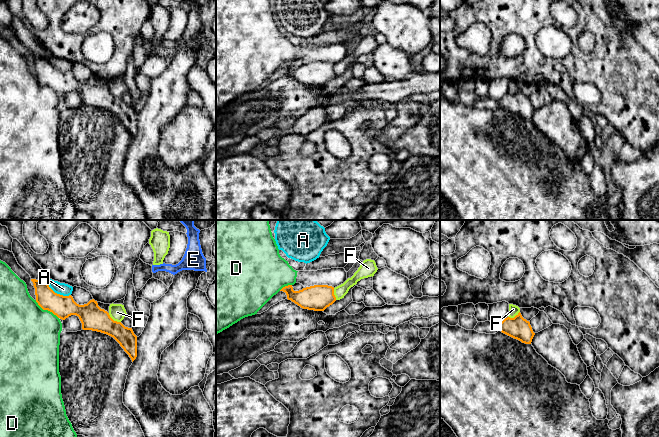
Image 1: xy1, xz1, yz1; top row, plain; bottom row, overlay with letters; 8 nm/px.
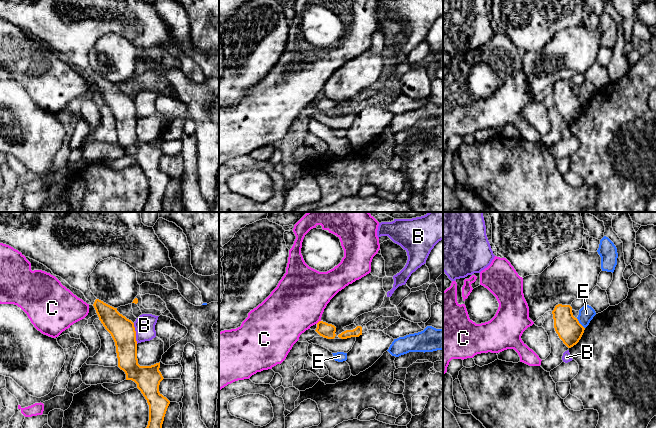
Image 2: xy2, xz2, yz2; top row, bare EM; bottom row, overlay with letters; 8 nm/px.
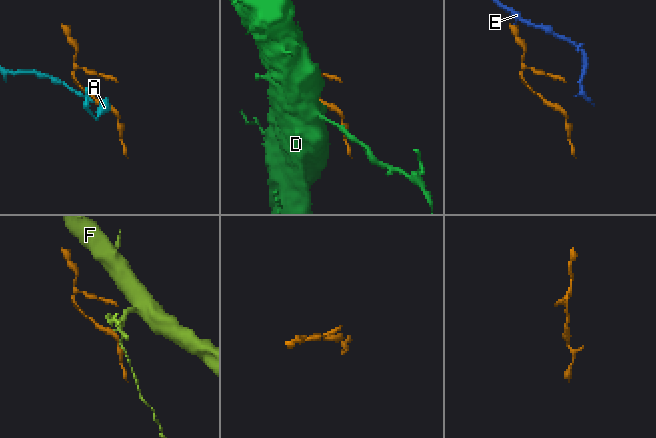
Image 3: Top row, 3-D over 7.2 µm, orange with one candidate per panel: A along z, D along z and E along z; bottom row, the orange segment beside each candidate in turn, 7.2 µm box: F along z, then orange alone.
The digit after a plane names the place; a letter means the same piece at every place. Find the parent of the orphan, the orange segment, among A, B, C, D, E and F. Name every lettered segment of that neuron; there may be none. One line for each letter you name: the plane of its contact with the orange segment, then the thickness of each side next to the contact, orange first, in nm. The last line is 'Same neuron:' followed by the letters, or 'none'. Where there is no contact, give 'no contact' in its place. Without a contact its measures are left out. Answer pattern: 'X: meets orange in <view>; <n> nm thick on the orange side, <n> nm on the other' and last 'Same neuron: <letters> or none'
Same neuron: none

